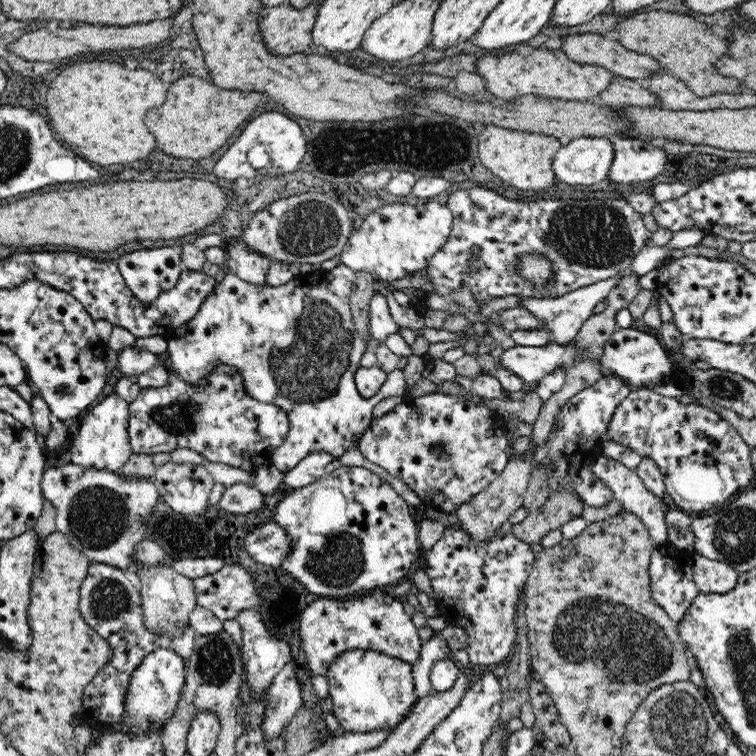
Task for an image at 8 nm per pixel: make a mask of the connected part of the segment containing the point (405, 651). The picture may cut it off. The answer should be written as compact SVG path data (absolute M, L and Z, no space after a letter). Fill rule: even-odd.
M383 591L347 600L315 598L302 611L299 631L312 676L325 674L336 658L352 650L370 650L412 664L420 656L422 648L418 628L404 611L402 599Z

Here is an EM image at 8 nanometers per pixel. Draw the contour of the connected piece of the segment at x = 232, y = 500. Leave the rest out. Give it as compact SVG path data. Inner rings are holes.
M235 483L226 488L223 500L219 503L225 512L233 514L250 514L254 510L260 510L264 504L264 494L256 487L244 483Z

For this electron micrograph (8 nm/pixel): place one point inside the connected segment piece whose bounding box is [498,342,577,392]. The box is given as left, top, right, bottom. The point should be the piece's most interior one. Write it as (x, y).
(530, 364)

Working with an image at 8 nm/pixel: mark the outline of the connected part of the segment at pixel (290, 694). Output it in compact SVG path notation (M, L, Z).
M287 662L274 680L268 686L266 696L266 716L264 716L264 733L268 737L275 737L286 730L288 721L303 705L302 682L298 682L298 673L294 662Z

